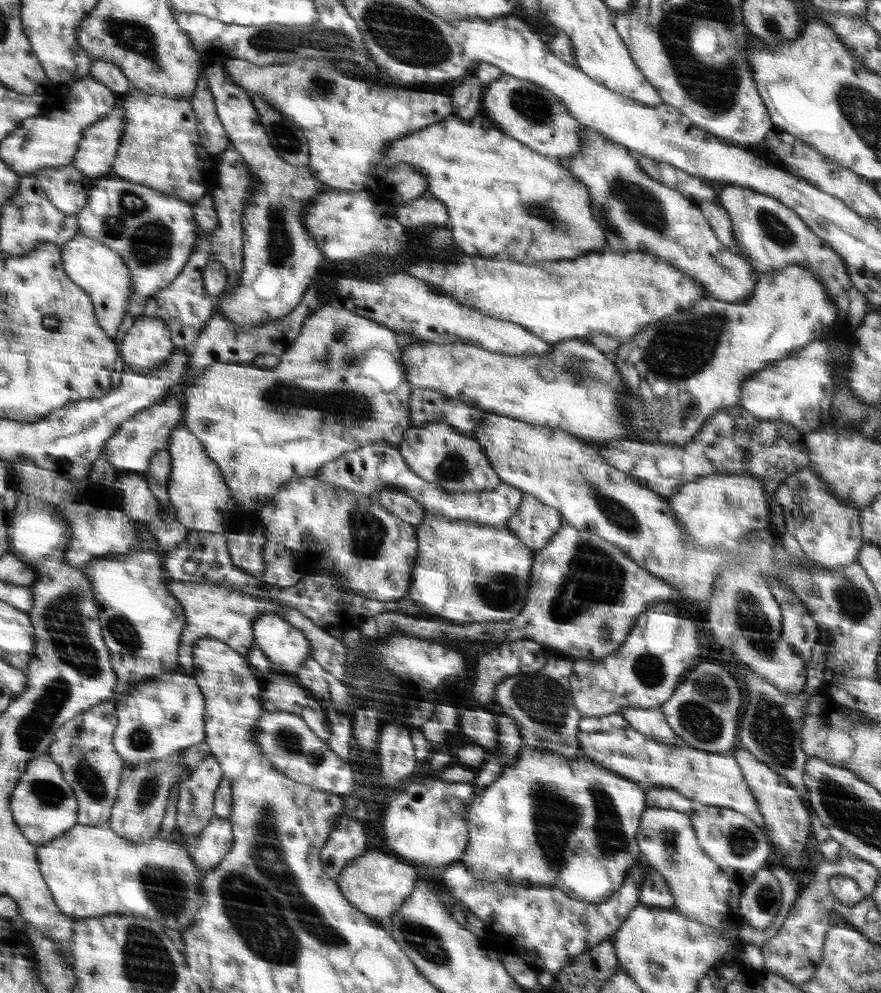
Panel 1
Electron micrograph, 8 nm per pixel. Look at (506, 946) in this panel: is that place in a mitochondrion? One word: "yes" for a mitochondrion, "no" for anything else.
no

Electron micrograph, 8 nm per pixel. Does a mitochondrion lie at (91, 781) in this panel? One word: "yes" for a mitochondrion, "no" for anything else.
yes

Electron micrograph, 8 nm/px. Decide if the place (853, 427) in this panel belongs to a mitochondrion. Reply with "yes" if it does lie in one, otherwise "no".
no

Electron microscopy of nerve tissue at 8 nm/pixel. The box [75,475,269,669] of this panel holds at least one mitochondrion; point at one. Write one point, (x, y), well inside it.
(119, 627)

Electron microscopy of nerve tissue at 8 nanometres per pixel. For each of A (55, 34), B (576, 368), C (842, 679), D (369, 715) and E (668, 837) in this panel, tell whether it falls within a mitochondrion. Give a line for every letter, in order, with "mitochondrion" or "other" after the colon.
A: other
B: mitochondrion
C: other
D: other
E: mitochondrion

